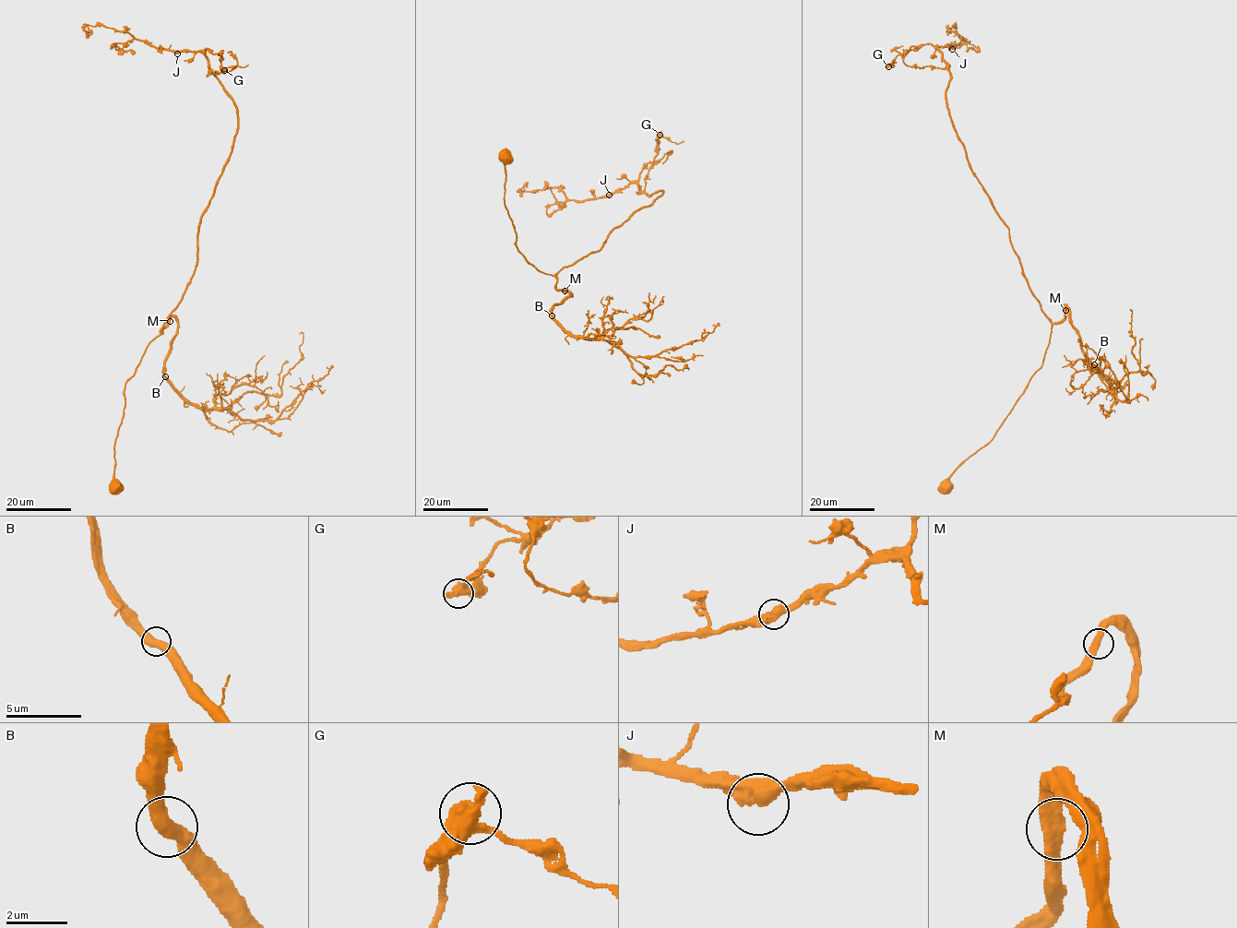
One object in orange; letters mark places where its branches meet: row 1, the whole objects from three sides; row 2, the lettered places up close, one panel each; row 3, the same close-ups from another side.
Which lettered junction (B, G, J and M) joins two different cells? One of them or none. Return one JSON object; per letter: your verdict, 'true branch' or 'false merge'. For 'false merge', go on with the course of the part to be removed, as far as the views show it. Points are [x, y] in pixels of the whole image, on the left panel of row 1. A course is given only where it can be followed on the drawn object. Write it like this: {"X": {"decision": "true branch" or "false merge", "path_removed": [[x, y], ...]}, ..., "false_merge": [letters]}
{"B": {"decision": "true branch"}, "G": {"decision": "true branch"}, "J": {"decision": "true branch"}, "M": {"decision": "true branch"}, "false_merge": []}

